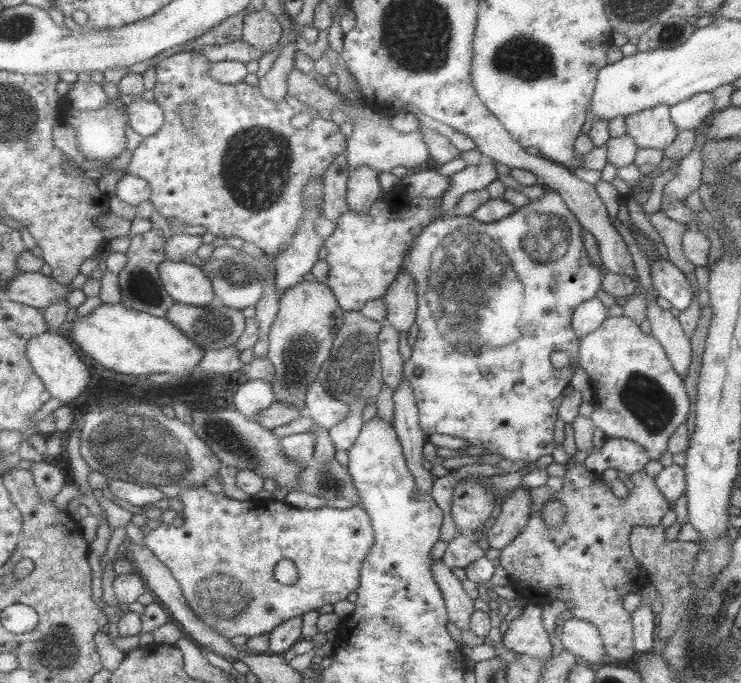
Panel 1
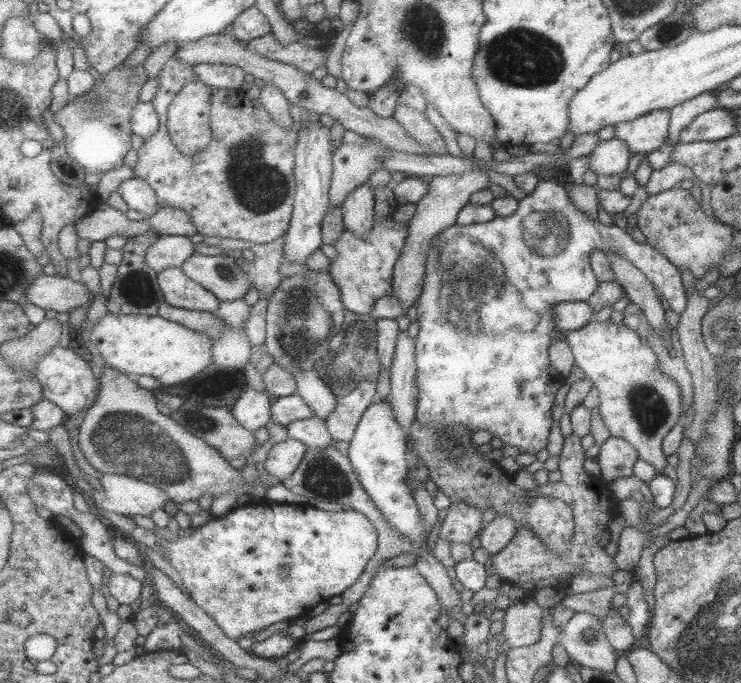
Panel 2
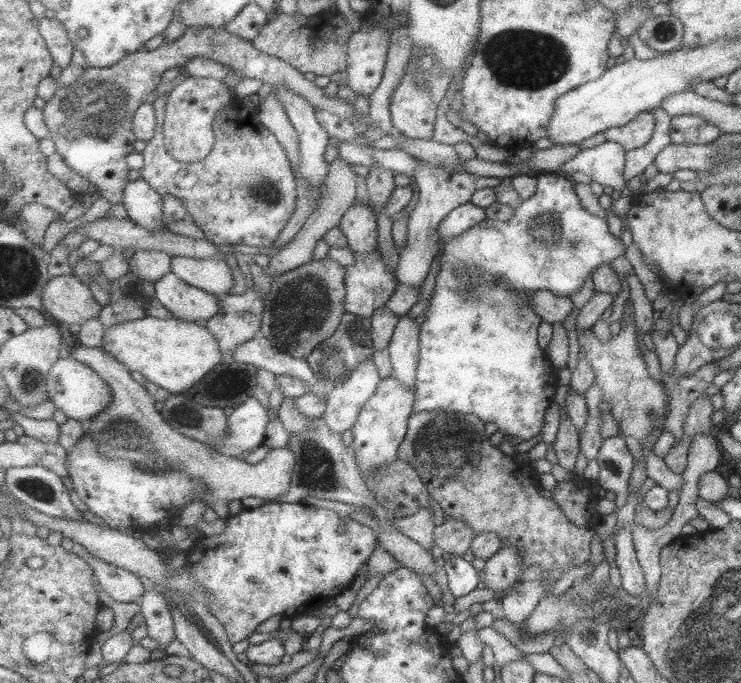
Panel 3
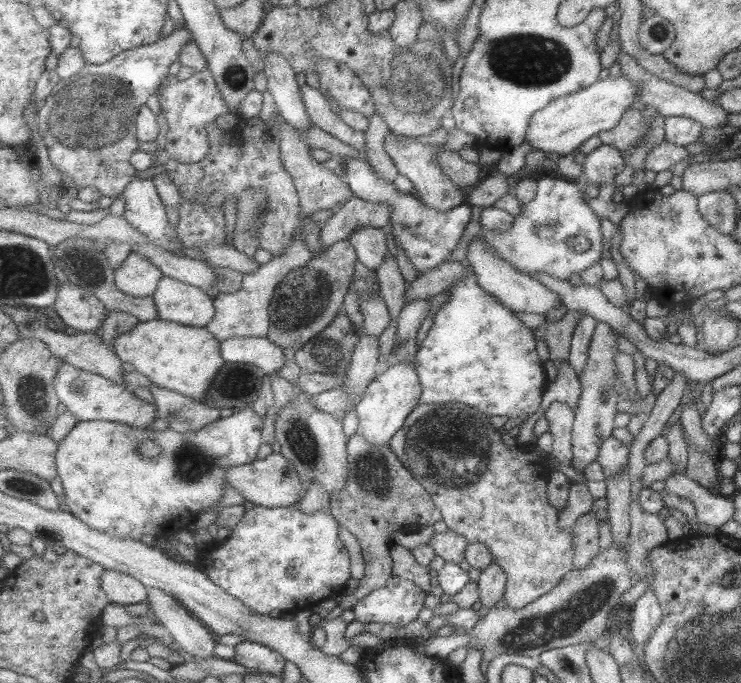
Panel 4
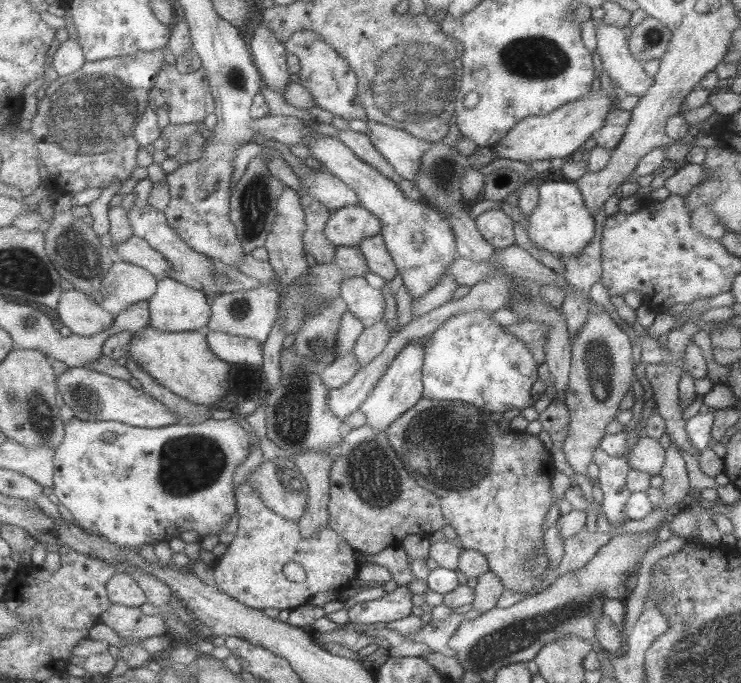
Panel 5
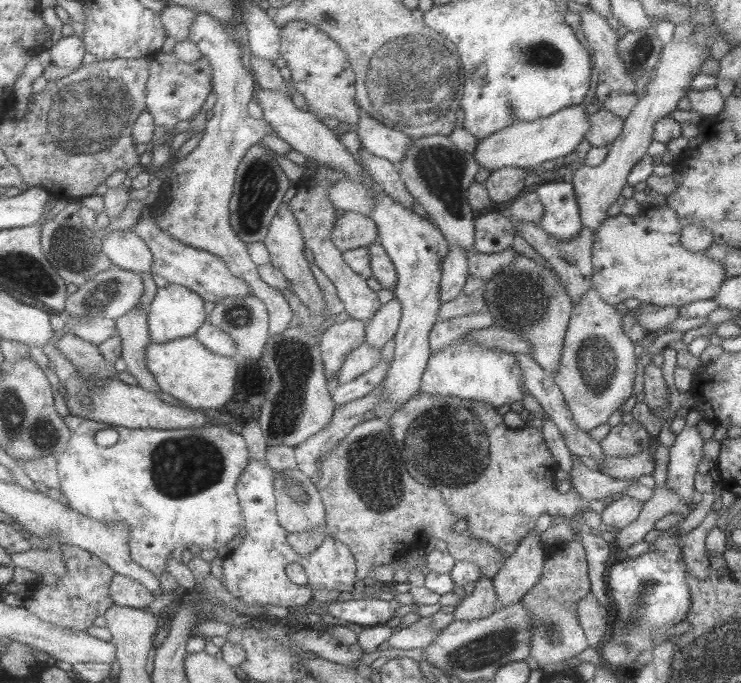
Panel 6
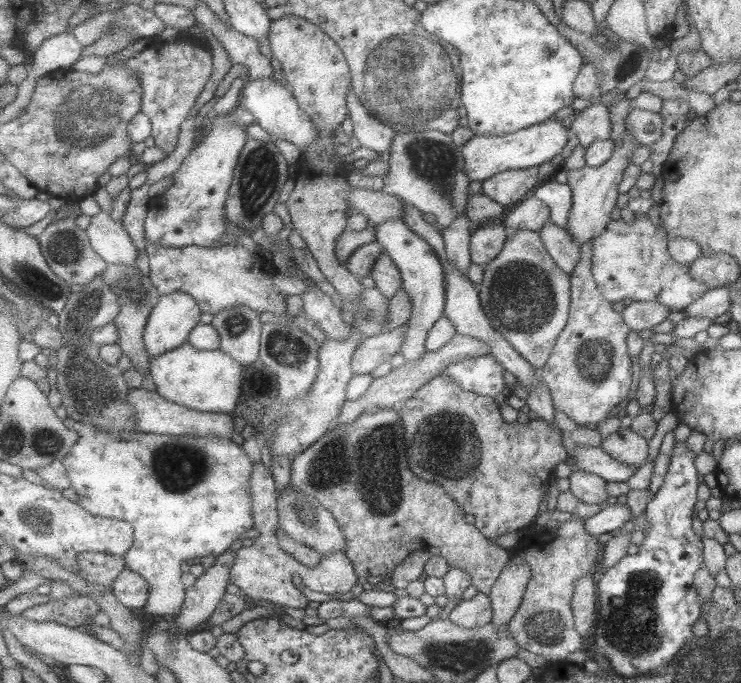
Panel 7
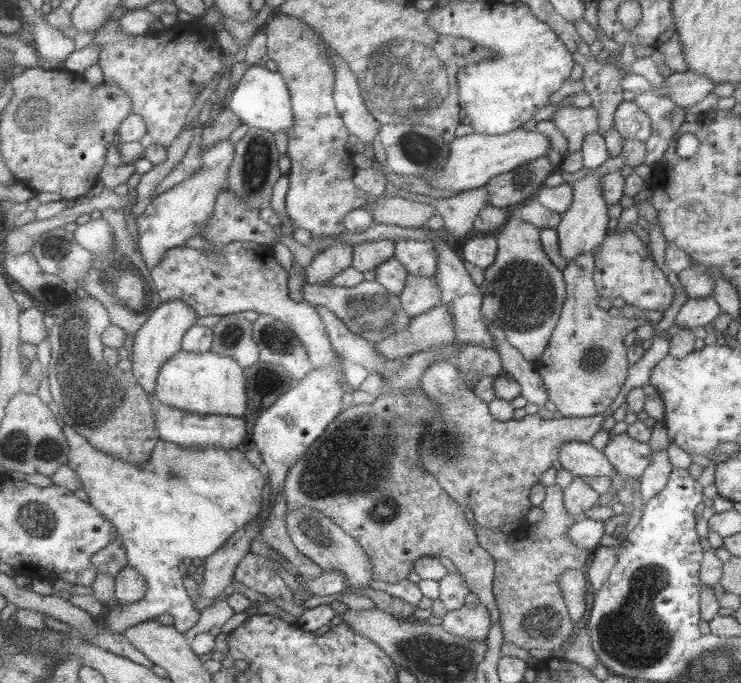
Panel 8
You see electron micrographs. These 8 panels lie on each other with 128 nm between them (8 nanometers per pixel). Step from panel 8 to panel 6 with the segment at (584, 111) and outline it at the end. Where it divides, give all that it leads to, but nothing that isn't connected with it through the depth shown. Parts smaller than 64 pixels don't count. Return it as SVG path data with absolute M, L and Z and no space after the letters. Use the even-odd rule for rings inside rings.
M601 107L597 112L588 116L589 128L584 136L592 147L609 145L623 128L623 118L611 114Z

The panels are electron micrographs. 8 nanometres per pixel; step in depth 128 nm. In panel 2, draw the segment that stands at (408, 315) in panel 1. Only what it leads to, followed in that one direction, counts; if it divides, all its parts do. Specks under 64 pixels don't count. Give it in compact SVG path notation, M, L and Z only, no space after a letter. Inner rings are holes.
M477 170L459 175L432 176L431 180L428 181L427 194L423 194L423 198L416 203L415 213L407 221L407 225L410 226L407 230L409 236L406 239L405 246L402 248L400 260L394 273L393 295L399 299L403 315L421 294L423 277L427 272L425 259L427 259L427 254L429 253L429 243L449 226L455 225L458 211L468 203L469 197L475 192L487 189L490 185L490 179L487 172Z

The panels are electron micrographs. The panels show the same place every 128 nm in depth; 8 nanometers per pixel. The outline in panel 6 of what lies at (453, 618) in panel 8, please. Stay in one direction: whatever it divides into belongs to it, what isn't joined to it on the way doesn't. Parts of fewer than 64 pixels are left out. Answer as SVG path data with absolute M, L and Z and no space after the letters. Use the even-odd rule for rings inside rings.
M480 577L474 584L473 591L465 594L453 609L455 620L479 620L487 618L500 608L497 602L491 578Z

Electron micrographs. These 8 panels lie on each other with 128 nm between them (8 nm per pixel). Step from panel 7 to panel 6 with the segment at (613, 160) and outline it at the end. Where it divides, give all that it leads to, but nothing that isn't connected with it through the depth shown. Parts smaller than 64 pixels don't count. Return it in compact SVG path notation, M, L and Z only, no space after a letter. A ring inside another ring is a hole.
M692 32L680 41L669 41L661 51L661 57L655 66L655 76L646 87L645 95L639 96L637 104L622 120L623 128L610 142L610 148L603 162L597 167L580 165L572 172L571 184L575 192L581 227L593 232L599 229L601 223L607 219L607 209L619 198L621 188L626 185L626 178L634 164L637 164L646 154L647 145L653 142L652 132L654 122L676 109L676 102L683 98L685 91L689 90L690 80L699 73L698 68L703 59L710 56L709 48L702 42L696 42ZM697 43L698 46L694 46Z

